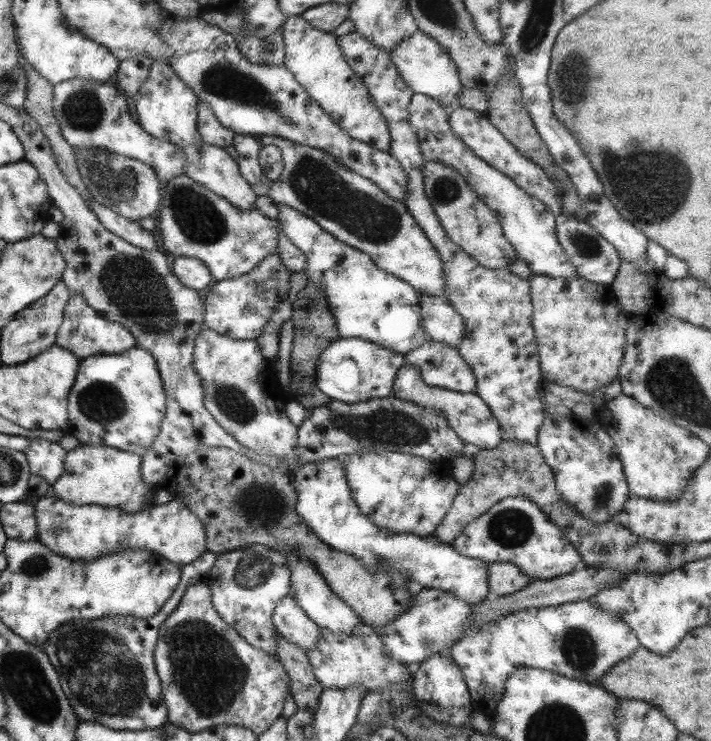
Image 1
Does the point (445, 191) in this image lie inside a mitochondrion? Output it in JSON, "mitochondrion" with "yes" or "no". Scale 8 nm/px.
{"mitochondrion":"yes"}

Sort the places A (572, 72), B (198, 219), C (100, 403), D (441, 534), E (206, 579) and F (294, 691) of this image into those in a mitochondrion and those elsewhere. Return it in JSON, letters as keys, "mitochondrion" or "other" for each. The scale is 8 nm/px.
{"A":"mitochondrion","B":"mitochondrion","C":"mitochondrion","D":"other","E":"other","F":"other"}

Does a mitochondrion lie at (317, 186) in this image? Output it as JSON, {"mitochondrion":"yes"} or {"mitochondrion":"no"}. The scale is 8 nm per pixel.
{"mitochondrion":"yes"}

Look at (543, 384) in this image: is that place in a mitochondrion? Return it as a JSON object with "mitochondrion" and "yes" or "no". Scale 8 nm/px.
{"mitochondrion":"no"}

